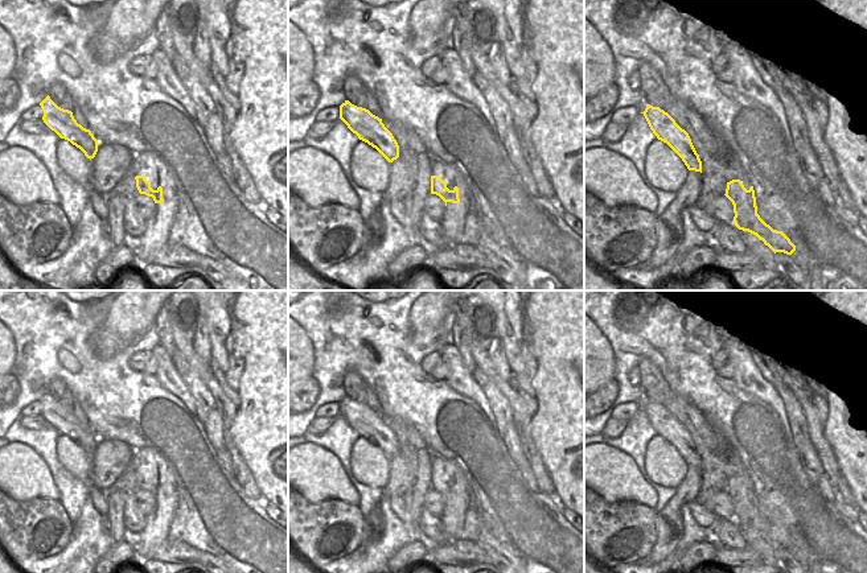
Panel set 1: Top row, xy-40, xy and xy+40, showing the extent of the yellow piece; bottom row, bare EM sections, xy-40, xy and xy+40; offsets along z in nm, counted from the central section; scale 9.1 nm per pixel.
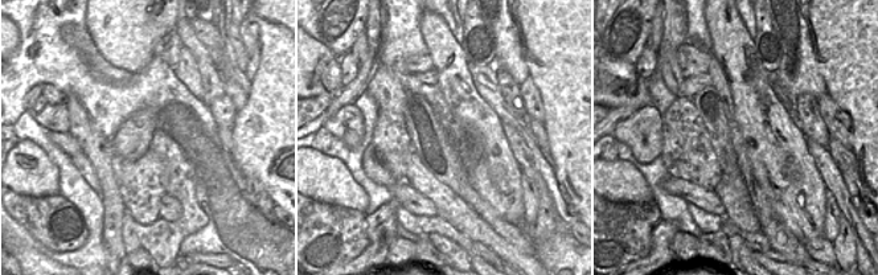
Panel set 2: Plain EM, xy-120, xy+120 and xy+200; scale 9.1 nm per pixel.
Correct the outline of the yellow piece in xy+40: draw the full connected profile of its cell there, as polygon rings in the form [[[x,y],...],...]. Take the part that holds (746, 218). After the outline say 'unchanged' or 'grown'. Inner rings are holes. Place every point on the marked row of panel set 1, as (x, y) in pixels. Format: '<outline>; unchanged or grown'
[[[732,180],[727,182],[724,195],[734,205],[734,223],[739,230],[756,235],[774,253],[784,252],[792,255],[796,251],[796,246],[782,231],[773,230],[757,214],[753,186],[747,190],[743,181]]]; unchanged

